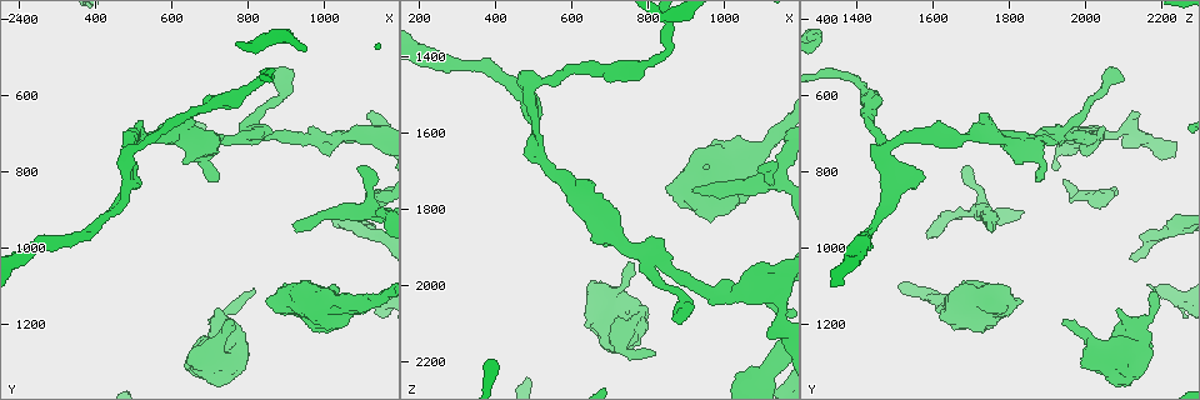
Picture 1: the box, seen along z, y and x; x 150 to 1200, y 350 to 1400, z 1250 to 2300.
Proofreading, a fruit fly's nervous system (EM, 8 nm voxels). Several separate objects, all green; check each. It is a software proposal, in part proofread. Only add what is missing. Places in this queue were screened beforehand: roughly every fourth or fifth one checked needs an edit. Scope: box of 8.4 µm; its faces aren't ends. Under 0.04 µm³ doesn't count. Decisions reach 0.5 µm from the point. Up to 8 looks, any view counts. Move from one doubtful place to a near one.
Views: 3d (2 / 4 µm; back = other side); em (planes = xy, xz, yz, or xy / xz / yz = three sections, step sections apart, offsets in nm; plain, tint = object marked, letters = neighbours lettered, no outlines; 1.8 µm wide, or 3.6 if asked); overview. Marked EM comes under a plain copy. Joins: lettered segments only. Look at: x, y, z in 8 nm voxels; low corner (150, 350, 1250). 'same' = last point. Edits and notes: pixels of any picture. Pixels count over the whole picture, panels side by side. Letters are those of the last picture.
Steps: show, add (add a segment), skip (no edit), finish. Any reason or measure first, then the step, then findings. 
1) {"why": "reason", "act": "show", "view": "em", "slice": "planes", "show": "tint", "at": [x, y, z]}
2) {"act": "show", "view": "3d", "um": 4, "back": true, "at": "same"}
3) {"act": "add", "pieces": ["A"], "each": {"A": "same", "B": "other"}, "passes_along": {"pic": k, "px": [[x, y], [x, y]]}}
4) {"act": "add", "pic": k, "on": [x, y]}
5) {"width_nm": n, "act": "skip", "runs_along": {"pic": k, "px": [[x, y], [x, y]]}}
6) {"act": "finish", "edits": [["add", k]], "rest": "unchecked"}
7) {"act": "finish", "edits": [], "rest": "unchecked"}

{"why": "thin end", "act": "show", "view": "em", "slice": "planes", "show": "letters", "at": [1100, 790, 1685]}

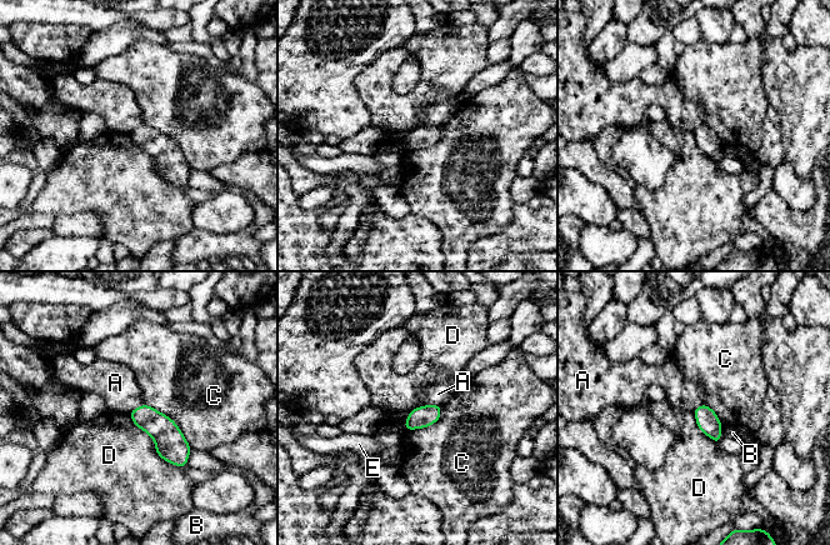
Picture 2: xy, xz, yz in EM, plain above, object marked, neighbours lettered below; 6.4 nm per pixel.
{"width_nm": 140, "act": "skip", "each": {"A": "other", "B": "other", "C": "other", "D": "other", "E": "other"}, "border": {"pic": 2, "px": [[424, 404], [441, 405]]}, "found": "none of them fits"}

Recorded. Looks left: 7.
{"act": "show", "view": "3d", "um": 2, "at": [925, 940, 1750]}

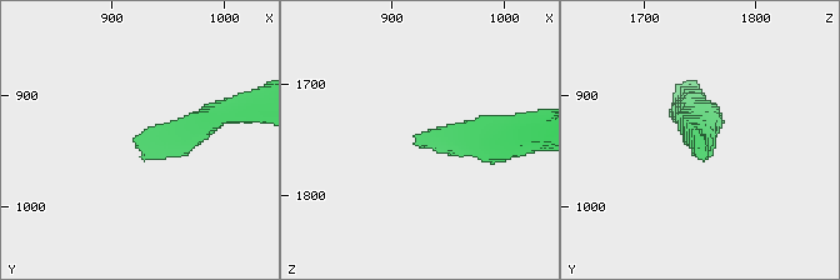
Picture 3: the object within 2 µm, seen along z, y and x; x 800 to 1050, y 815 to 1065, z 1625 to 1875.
{"why": "now the EM", "act": "show", "view": "em", "slice": "yz", "step": 16, "show": "tint", "at": [924, 942, 1746]}

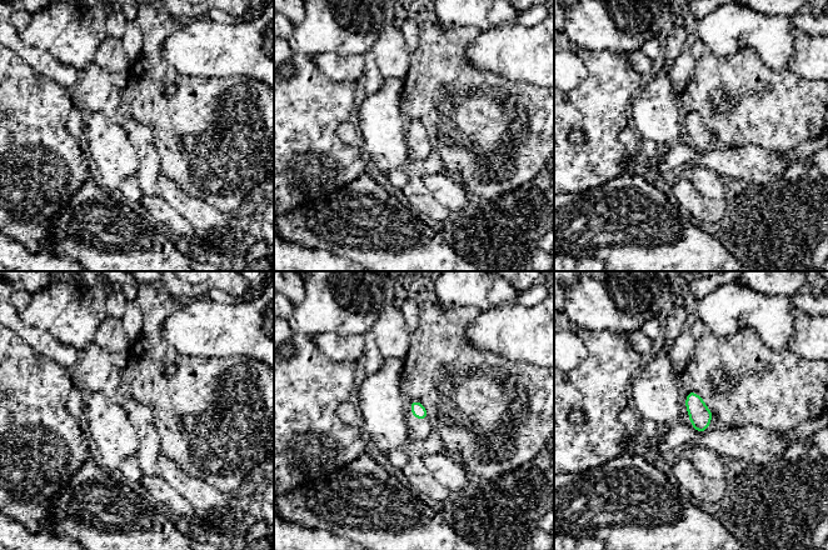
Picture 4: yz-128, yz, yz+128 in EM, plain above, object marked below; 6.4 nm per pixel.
{"act": "show", "view": "em", "slice": "planes", "show": "letters", "at": "same"}

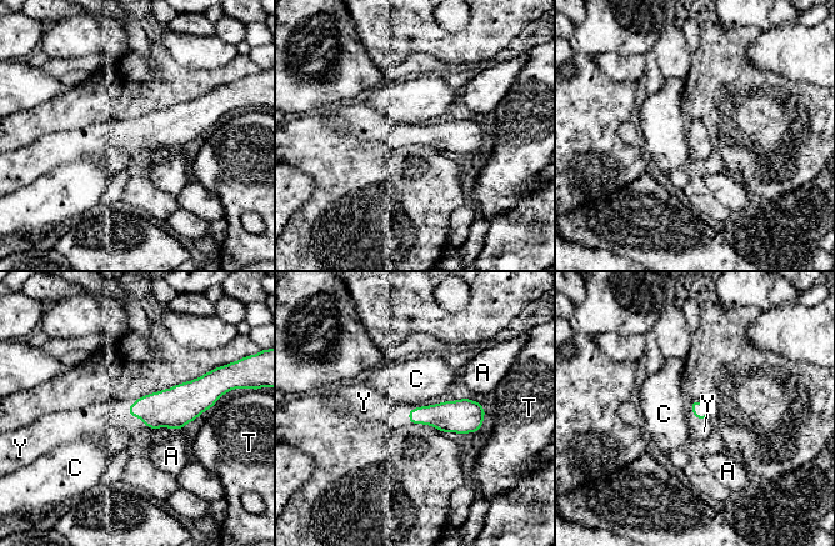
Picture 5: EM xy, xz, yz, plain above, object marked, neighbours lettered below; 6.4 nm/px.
{"act": "add", "pieces": ["Y"], "each": {"A": "other", "C": "other", "T": "other", "Y": "same"}, "found": "the neuron continues"}

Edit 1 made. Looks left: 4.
{"why": "arms part here", "act": "show", "view": "em", "slice": "planes", "show": "letters", "at": [495, 735, 1475]}

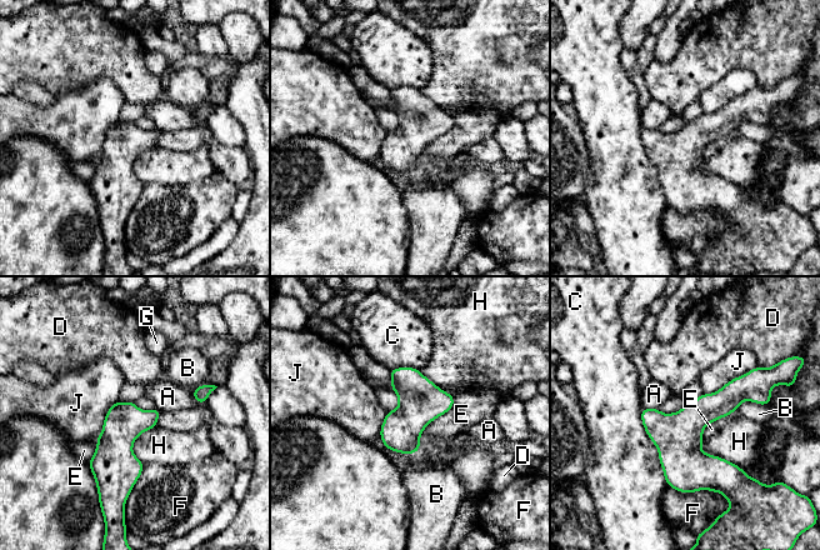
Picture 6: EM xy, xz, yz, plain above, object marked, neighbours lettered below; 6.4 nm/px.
{"width_nm": 260, "act": "skip", "each": {"A": "other", "B": "other", "C": "other", "D": "other", "E": "other", "F": "other", "G": "other", "H": "other", "J": "other"}, "runs_along": {"pic": 6, "px": [[763, 398], [714, 405], [669, 481]]}, "found": "no lettered segment goes on from it"}

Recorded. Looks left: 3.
{"act": "finish", "edits": [["add", 5]], "rest": "unchecked"}

